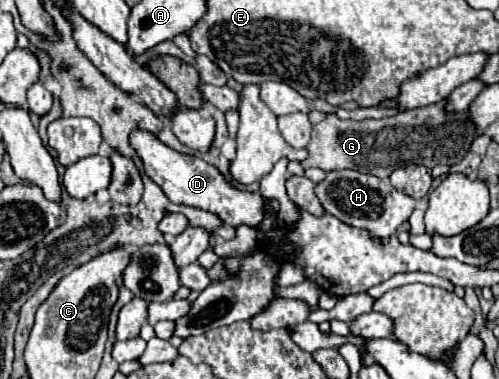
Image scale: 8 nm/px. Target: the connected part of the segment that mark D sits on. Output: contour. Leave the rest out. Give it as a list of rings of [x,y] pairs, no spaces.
[[[145,130],[133,132],[131,144],[145,164],[145,174],[161,186],[161,190],[169,196],[171,202],[209,210],[231,226],[239,226],[239,224],[257,226],[263,220],[265,210],[263,210],[261,194],[259,192],[241,192],[237,188],[233,188],[231,184],[225,182],[221,172],[215,166],[211,166],[209,162],[205,162],[203,158],[181,154],[181,152],[165,146],[151,132],[145,132]]]

